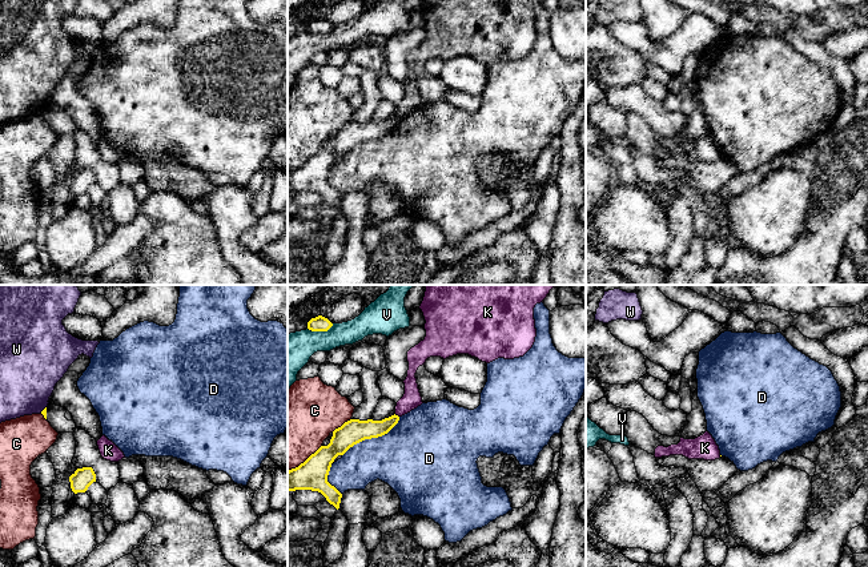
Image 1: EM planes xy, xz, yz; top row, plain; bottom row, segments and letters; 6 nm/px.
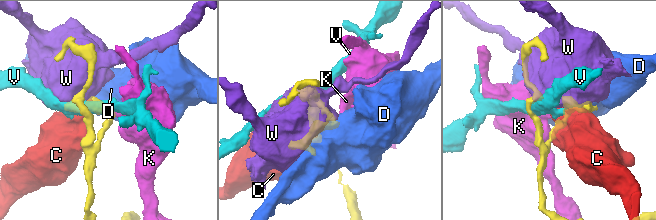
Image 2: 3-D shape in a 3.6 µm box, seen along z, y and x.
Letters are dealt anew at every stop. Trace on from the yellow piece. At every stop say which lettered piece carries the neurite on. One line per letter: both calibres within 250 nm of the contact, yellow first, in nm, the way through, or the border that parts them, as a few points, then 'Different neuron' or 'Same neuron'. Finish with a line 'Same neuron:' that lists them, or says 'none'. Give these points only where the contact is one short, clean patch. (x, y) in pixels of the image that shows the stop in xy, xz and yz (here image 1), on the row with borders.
C: Thickness 150 nm (yellow) against 380 nm. Different neuron
D: Thickness 150 nm (yellow) against 380 nm. Different neuron
K: Thickness 130 nm (yellow) against 120 nm. Boundary: xz (394, 414), (398, 417). Different neuron
V: Thickness 100 nm (yellow) against 240 nm. Different neuron
W: Thickness 30 nm (yellow) against 360 nm. Different neuron
Same neuron: none

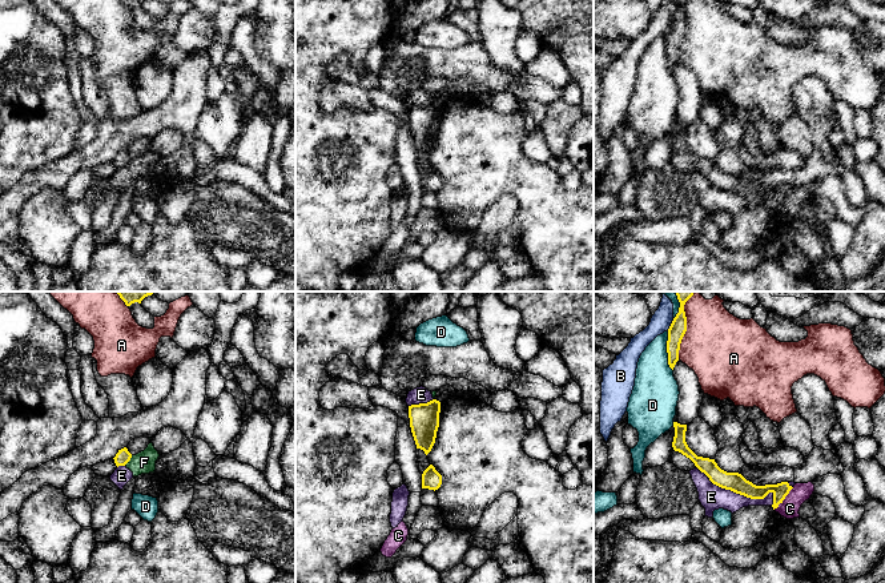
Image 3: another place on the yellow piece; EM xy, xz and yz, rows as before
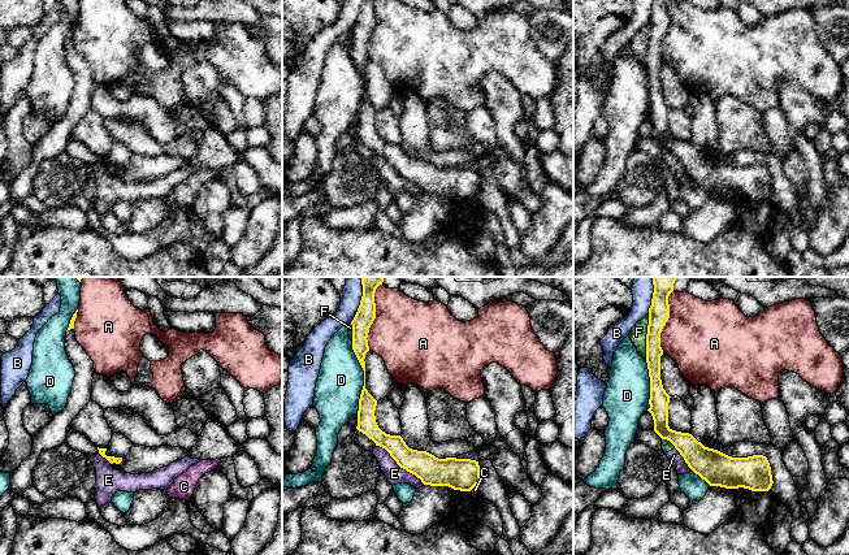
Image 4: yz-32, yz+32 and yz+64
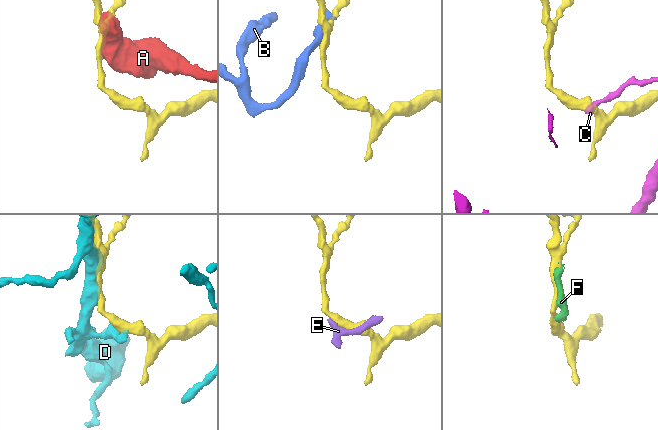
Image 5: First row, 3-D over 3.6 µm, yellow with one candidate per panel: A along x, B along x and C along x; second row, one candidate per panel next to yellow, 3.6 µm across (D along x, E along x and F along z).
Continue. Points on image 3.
A: Thickness 100 nm (yellow) against 420 nm. Different neuron
B: Thickness 100 nm (yellow) against 120 nm. Different neuron
C: Thickness 100 nm (yellow) against 120 nm. Boundary: yz (793, 487), (773, 509). Different neuron
D: Thickness 100 nm (yellow) against 260 nm. Different neuron
E: Thickness 120 nm (yellow) against 150 nm. Different neuron
F: Thickness 90 nm (yellow) against 140 nm. Different neuron
Same neuron: none

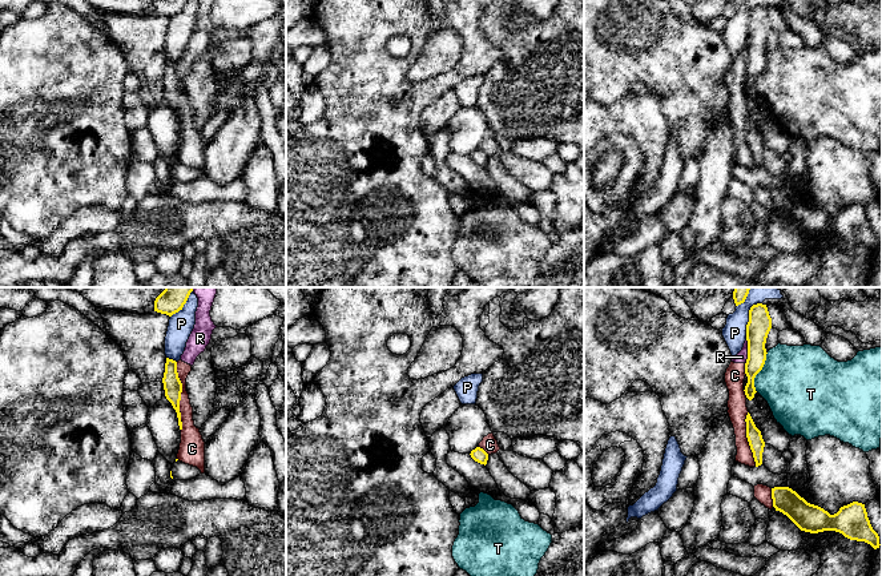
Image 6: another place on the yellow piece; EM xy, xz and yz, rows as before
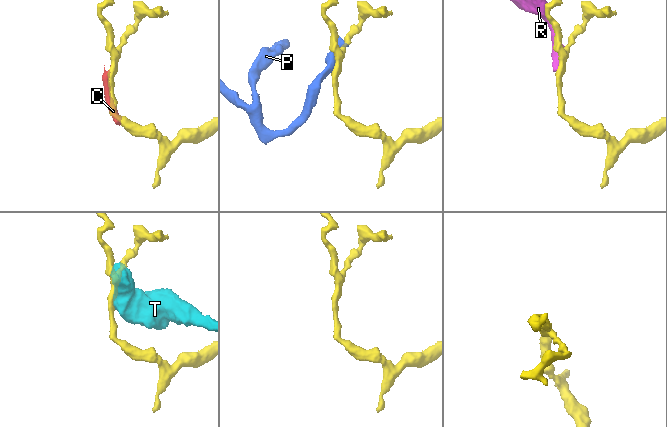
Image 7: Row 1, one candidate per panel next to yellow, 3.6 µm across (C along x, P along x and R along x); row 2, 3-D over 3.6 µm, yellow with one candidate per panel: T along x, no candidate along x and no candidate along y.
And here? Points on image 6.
C: Thickness 110 nm (yellow) against 130 nm. Different neuron
P: Thickness 140 nm (yellow) against 140 nm. Different neuron
R: Thickness 140 nm (yellow) against 70 nm. Different neuron
T: Thickness 140 nm (yellow) against 440 nm. Different neuron
Same neuron: none

